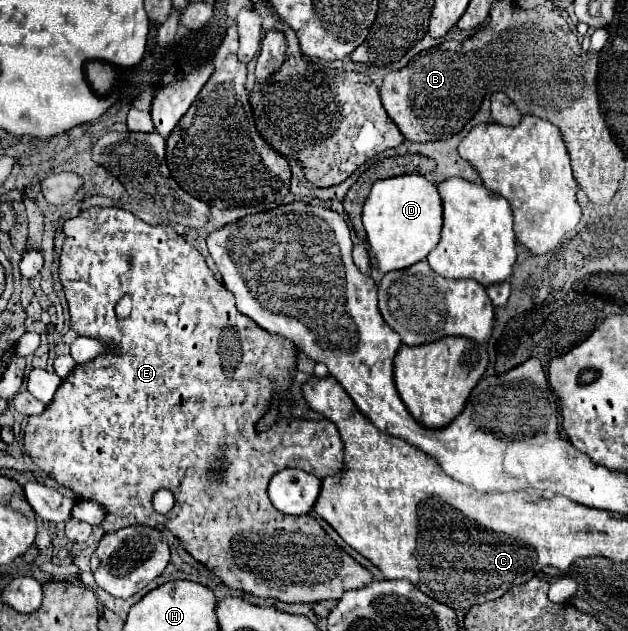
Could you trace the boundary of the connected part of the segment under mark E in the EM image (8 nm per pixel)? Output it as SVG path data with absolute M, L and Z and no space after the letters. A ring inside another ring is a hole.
M90 208L80 212L76 218L66 220L64 224L64 246L60 256L60 282L64 286L68 312L70 312L70 326L78 336L94 338L106 346L112 346L106 354L100 354L98 358L78 364L60 384L56 390L52 402L46 406L46 410L40 416L30 416L26 430L24 430L24 452L32 458L32 462L42 468L50 478L54 478L60 486L70 488L78 500L94 500L104 510L106 516L100 522L100 526L106 532L120 530L130 524L148 524L148 526L164 526L168 532L172 532L186 548L186 552L204 564L212 574L216 574L228 588L242 590L252 596L260 598L276 598L290 604L316 604L322 600L338 600L342 592L362 588L372 582L372 574L362 568L354 558L350 558L324 530L322 526L310 518L310 516L286 516L284 512L276 510L268 498L268 484L274 474L286 468L302 468L306 472L312 472L316 476L336 476L342 470L342 438L338 428L332 422L312 422L302 418L284 418L282 422L272 424L268 428L270 432L258 434L256 422L268 412L268 406L276 400L276 394L280 390L288 390L292 386L292 378L296 374L298 366L298 354L296 346L282 336L274 336L266 330L262 330L256 322L252 322L248 316L240 314L234 306L234 296L212 276L208 270L204 258L200 252L188 244L174 228L170 226L150 226L136 218L134 214L120 210L120 208ZM128 258L134 258L134 270L128 266ZM130 294L132 296L132 314L128 318L118 318L114 308L118 300ZM158 490L170 490L174 494L174 508L168 514L156 514L152 506L152 496Z

